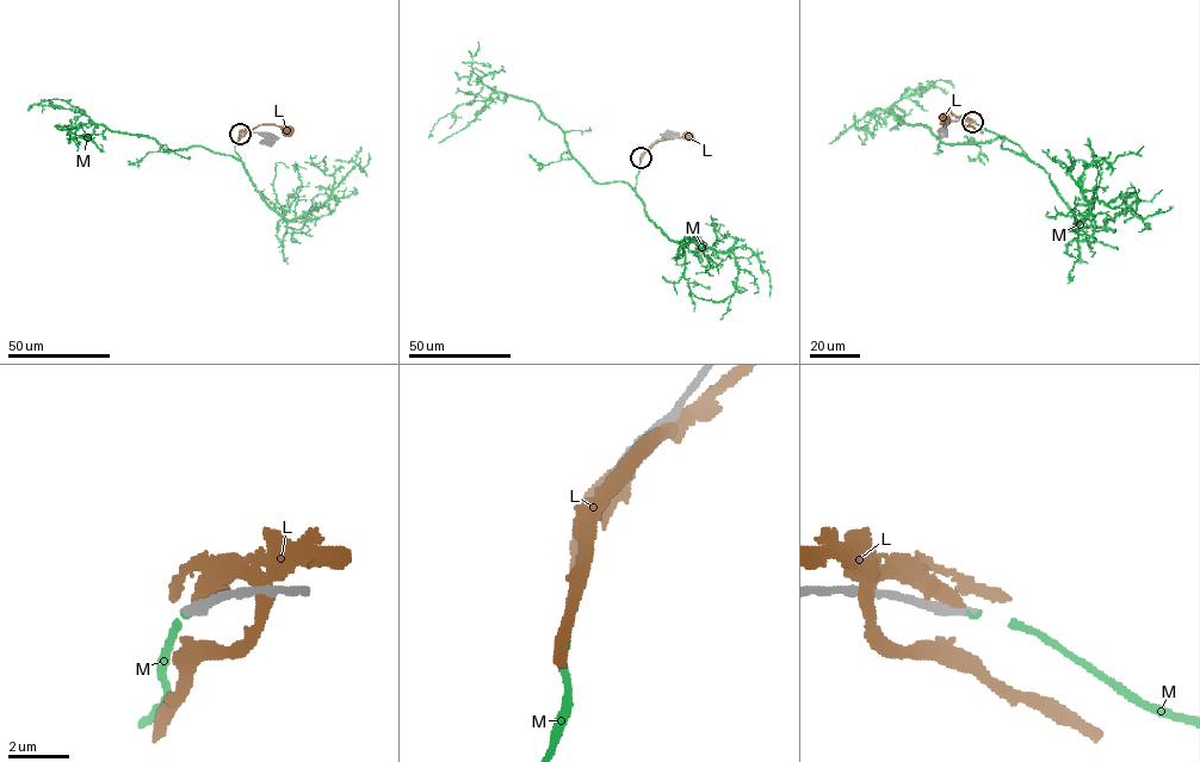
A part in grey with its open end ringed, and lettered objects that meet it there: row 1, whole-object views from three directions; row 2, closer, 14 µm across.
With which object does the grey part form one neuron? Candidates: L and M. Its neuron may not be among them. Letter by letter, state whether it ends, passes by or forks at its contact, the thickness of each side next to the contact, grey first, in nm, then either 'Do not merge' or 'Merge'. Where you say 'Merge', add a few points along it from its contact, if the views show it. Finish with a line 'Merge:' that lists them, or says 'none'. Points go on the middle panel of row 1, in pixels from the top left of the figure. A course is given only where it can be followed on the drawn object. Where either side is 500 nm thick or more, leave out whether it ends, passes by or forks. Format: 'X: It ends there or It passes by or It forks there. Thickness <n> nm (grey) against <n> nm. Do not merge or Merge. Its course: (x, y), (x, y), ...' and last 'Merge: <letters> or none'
L: It passes by. Thickness 440 nm (grey) against 400 nm. Do not merge
M: It ends there. Thickness 320 nm (grey) against 140 nm. Merge. Its course: (641, 158), (641, 200), (625, 183), (597, 183), (534, 104), (502, 92), (458, 105), (428, 138)
Merge: M

